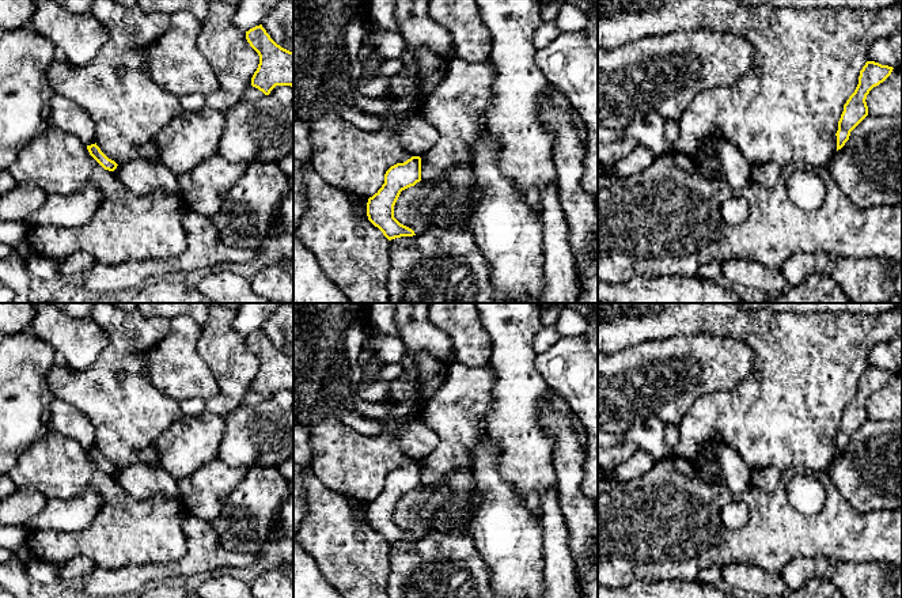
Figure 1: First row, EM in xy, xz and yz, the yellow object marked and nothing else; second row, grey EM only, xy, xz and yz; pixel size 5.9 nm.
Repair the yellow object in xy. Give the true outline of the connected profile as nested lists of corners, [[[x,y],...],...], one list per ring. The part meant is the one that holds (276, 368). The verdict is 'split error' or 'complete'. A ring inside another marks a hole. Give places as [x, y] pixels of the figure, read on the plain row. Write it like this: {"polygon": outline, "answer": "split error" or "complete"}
{"polygon": [[[262,329],[246,336],[246,344],[259,360],[251,390],[265,400],[269,400],[276,390],[293,391],[293,356],[277,349]]], "answer": "complete"}

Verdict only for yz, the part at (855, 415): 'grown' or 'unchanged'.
unchanged

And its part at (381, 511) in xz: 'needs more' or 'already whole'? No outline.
already whole

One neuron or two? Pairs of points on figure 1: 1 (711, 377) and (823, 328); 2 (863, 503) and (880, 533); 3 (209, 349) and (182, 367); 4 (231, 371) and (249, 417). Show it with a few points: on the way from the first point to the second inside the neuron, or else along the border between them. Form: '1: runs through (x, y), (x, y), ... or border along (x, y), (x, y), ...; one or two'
1: border along (731, 336), (753, 351), (753, 370), (735, 386); two
2: border along (840, 496), (861, 513), (887, 511); two
3: border along (201, 326), (199, 355), (218, 382); two
4: border along (242, 405), (232, 409), (224, 417); two

